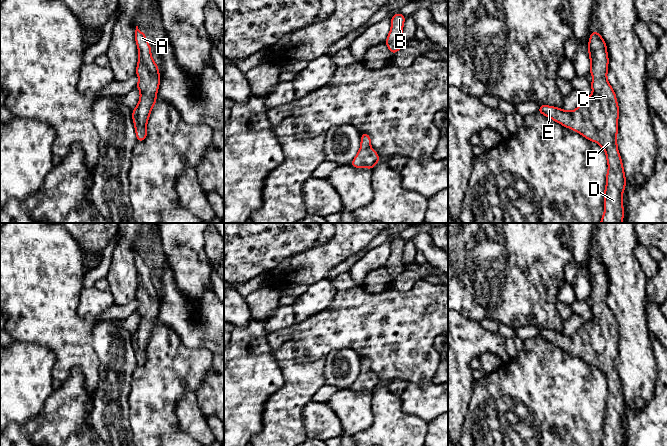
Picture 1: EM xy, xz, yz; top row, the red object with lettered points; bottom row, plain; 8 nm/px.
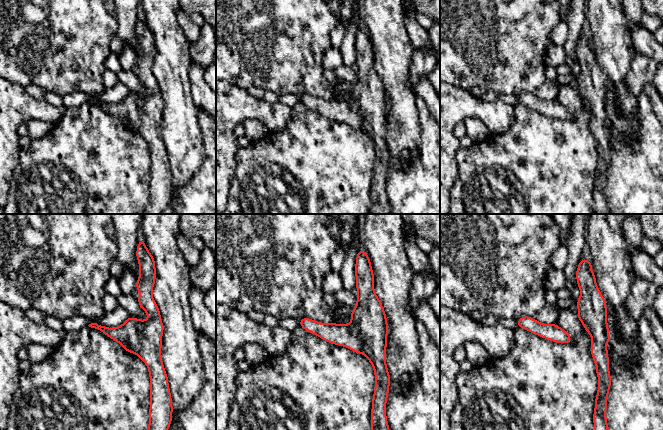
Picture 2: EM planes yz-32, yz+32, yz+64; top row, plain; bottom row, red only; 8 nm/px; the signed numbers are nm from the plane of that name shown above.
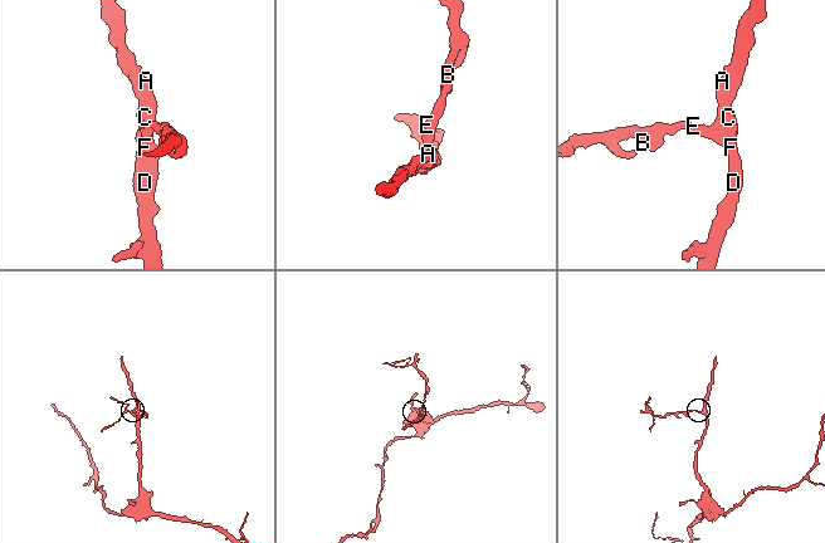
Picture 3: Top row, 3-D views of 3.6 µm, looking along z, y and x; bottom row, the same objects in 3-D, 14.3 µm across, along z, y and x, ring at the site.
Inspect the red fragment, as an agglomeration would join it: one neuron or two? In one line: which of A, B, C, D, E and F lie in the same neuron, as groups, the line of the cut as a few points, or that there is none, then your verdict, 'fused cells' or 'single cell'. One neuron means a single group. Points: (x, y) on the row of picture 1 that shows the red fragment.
groups A B C D E F; cut none; single cell

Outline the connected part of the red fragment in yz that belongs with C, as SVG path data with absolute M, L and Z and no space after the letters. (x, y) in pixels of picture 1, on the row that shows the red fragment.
M591 32L588 42L588 53L590 57L590 74L593 77L593 80L590 82L592 95L585 97L582 104L573 111L566 111L561 108L540 104L538 112L564 127L578 132L586 139L596 142L603 148L608 163L608 171L604 190L604 214L600 223L622 223L624 218L622 195L626 186L626 177L617 146L620 111L616 94L607 79L609 63L607 46L599 32Z

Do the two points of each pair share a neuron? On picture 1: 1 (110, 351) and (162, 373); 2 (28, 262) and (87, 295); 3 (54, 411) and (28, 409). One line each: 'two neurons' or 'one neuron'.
1: two neurons
2: two neurons
3: two neurons

